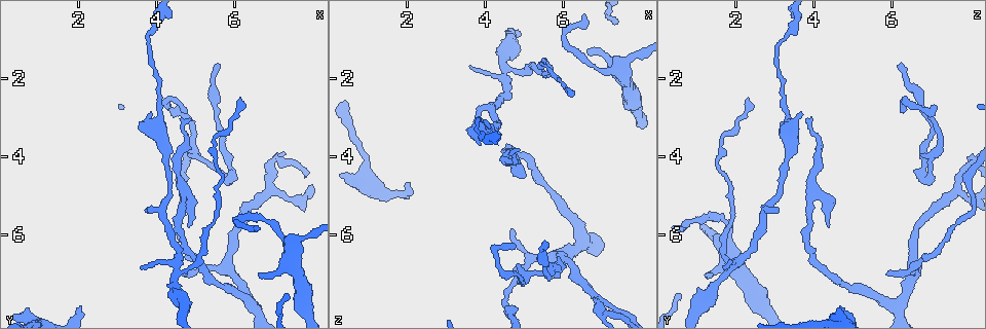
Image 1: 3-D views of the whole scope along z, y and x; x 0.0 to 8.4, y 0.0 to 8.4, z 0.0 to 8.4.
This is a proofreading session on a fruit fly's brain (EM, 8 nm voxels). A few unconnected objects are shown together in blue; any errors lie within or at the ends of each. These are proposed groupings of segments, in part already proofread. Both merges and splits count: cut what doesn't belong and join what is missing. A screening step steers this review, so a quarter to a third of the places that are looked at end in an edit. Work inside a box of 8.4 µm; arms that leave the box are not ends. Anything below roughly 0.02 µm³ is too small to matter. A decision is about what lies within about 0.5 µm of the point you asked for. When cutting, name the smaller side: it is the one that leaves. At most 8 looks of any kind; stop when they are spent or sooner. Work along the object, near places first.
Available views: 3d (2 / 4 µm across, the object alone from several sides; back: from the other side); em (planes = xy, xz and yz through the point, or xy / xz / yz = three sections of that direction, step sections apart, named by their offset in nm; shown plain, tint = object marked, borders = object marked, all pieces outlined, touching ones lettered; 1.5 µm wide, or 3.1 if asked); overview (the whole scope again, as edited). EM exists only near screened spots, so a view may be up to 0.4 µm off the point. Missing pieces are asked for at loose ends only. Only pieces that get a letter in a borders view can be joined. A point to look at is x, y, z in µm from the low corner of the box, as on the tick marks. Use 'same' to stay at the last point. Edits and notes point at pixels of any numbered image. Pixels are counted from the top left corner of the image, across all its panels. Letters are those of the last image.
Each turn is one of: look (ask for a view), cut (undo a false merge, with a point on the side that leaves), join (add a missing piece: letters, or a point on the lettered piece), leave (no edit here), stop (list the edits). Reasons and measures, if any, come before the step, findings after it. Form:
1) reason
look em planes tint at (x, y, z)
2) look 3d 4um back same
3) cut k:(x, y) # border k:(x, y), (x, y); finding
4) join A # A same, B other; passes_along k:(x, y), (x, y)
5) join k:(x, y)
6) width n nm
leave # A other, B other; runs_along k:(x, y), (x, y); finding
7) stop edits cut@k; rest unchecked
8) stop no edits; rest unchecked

end of a long branch
look em planes borders at (4.75, 2.80, 6.30)

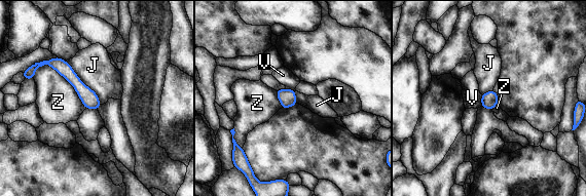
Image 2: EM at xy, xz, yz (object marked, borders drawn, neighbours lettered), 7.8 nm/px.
leave # J other, V other, Z other; runs_along 2:(50, 62), (58, 64), (97, 106); none of them fits

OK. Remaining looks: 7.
side arm on a straight run
look em planes borders at (4.55, 6.85, 1.80)

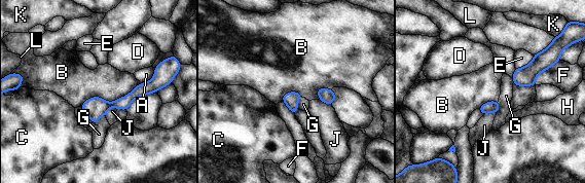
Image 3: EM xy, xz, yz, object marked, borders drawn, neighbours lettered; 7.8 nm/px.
width 100 nm
leave # A other, B other, C other, D other, E other, F other, G other, H other, J other, K other, L other; border 3:(139, 82), (79, 106); all the same neuron

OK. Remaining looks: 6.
an open end
look 3d 2um at (4.85, 5.75, 4.35)

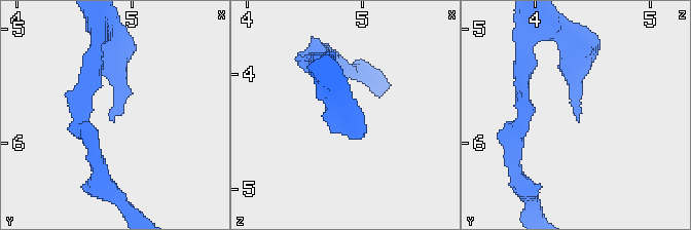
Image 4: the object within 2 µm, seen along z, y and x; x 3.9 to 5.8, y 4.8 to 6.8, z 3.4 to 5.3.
look em xz step 8 borders at (4.82, 5.80, 4.40)

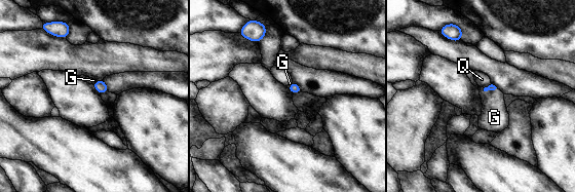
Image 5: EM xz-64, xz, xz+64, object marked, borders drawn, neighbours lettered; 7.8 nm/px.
look em yz step 4 borders same

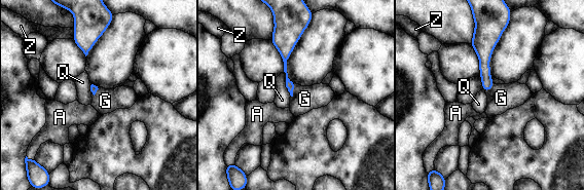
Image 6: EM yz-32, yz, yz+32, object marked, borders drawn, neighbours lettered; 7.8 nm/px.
longest_contact Q 120 nm
join G # A other, G same, Q other, Z other; passes_along 6:(290, 85), (293, 88), (304, 99); the neuron continues

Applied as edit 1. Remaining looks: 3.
stop edits join@6; rest unchecked

